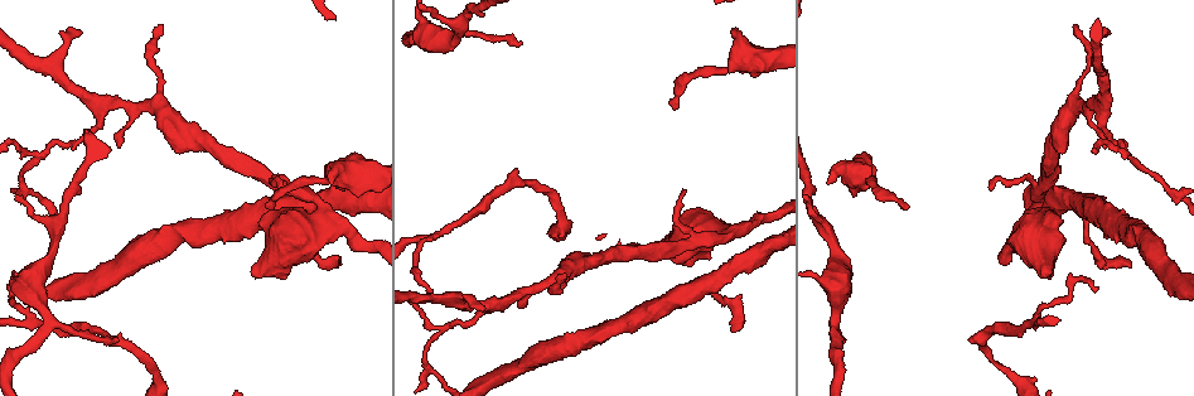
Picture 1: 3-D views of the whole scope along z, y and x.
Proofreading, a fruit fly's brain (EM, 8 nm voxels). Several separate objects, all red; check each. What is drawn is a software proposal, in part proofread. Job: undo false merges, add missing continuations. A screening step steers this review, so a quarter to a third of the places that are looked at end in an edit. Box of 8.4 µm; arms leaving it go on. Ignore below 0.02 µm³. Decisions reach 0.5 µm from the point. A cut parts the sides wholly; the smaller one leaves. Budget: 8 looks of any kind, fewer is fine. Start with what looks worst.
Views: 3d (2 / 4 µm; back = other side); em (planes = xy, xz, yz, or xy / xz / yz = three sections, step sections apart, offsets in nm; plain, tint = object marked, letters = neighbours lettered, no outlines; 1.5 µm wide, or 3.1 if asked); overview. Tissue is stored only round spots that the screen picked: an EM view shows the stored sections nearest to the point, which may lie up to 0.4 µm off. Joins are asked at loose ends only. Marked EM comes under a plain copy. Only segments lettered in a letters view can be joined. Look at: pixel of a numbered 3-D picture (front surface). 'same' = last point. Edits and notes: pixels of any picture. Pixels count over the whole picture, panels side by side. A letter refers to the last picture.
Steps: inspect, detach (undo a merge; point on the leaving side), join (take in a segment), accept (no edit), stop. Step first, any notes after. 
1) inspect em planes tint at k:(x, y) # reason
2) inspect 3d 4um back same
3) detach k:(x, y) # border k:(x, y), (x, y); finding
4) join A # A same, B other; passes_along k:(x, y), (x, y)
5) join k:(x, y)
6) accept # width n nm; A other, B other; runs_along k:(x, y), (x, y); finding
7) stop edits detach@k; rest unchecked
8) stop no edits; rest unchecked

inspect em planes letters at 1:(682, 190) # thin end

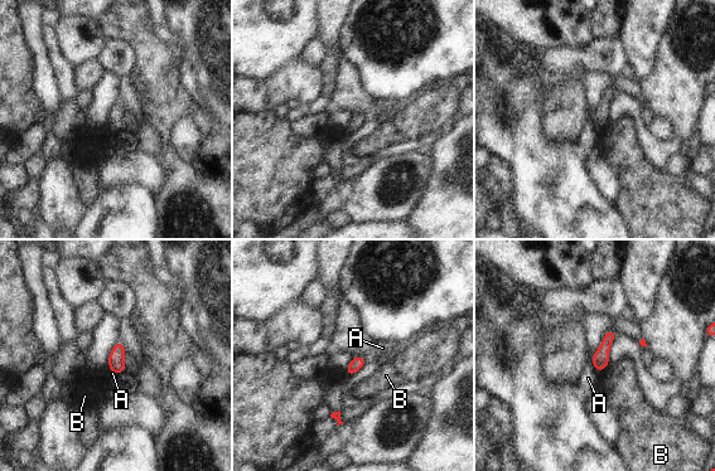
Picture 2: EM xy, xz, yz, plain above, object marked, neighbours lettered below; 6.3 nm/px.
accept # A other, B other; border 2:(590, 362), (597, 372); no lettered segment goes on from it

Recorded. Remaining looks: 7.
inspect 3d 2um back at 1:(519, 45) # thin end

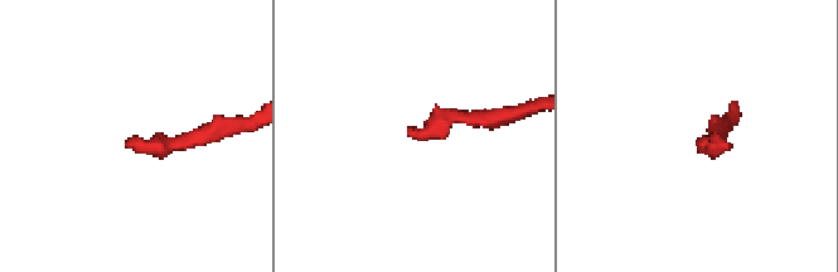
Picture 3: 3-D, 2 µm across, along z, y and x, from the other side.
inspect em xz step 4 tint at 3:(700, 150)

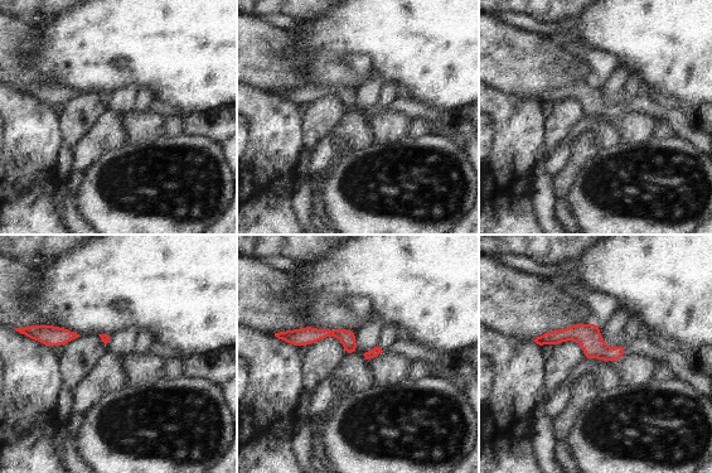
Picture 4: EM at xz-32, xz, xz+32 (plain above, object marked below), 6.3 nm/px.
inspect em planes letters same

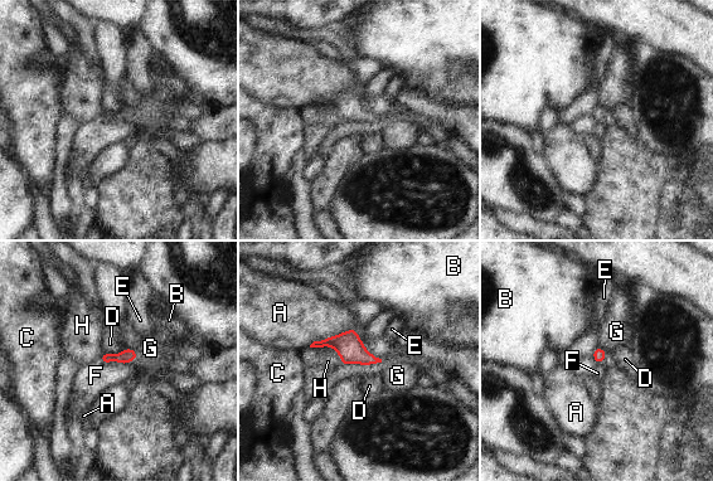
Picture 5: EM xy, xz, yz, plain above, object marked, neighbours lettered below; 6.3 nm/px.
accept # width 90 nm; A other, B other, C other, D other, E other, F other, G other, H other; border 5:(100, 360), (107, 364); no lettered segment goes on from it

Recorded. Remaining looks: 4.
inspect 3d 2um back at 1:(564, 277) # an open end

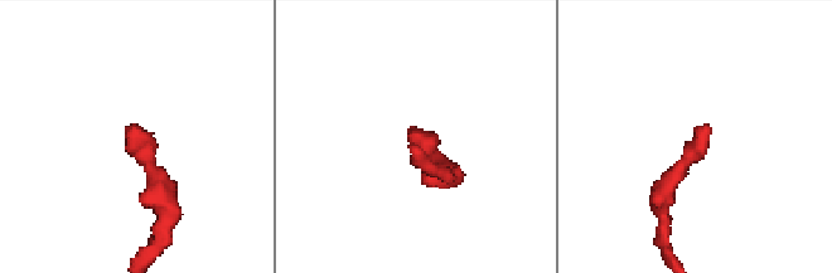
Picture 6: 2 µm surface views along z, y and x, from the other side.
inspect em 3.1um xz step 8 tint at 6:(138, 125) # now the EM

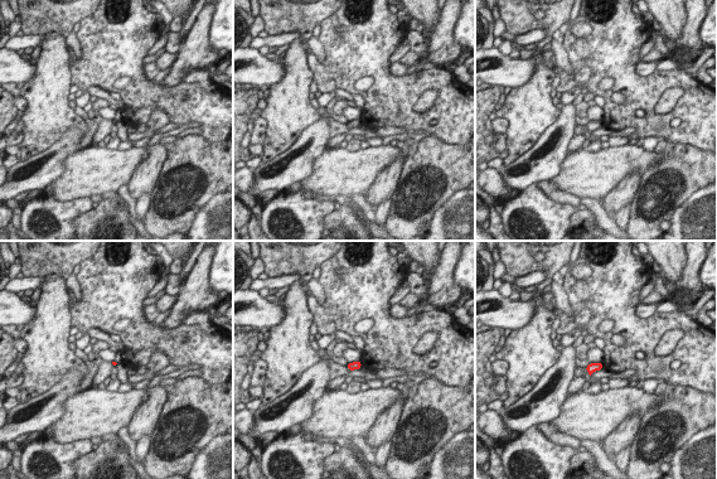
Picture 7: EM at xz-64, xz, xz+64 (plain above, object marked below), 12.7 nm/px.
inspect em 3.1um planes letters same

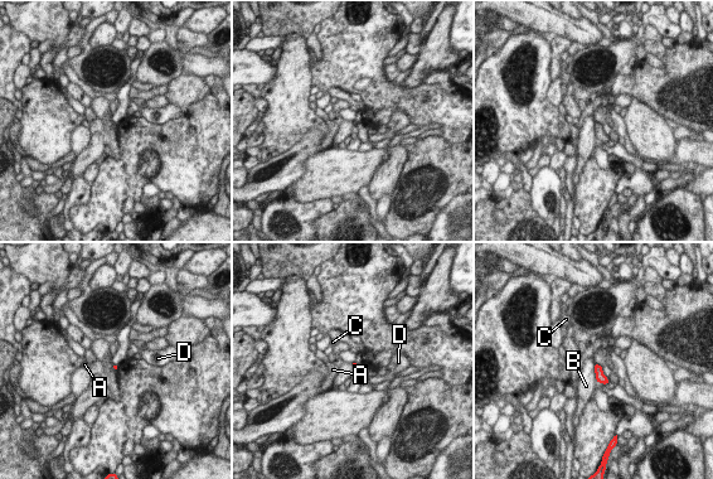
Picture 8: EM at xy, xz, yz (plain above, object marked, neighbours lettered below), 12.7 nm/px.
accept # A other, B other, C other, D other; no lettered segment goes on from it

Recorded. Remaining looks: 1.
stop no edits; rest unchecked

